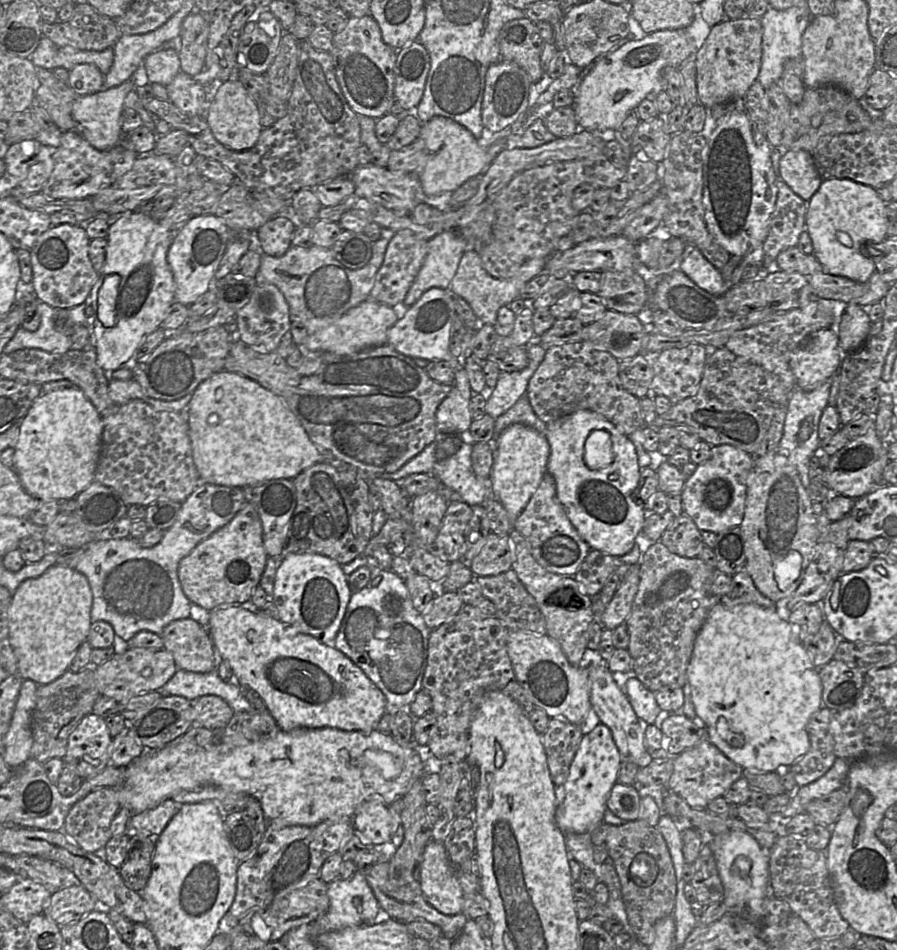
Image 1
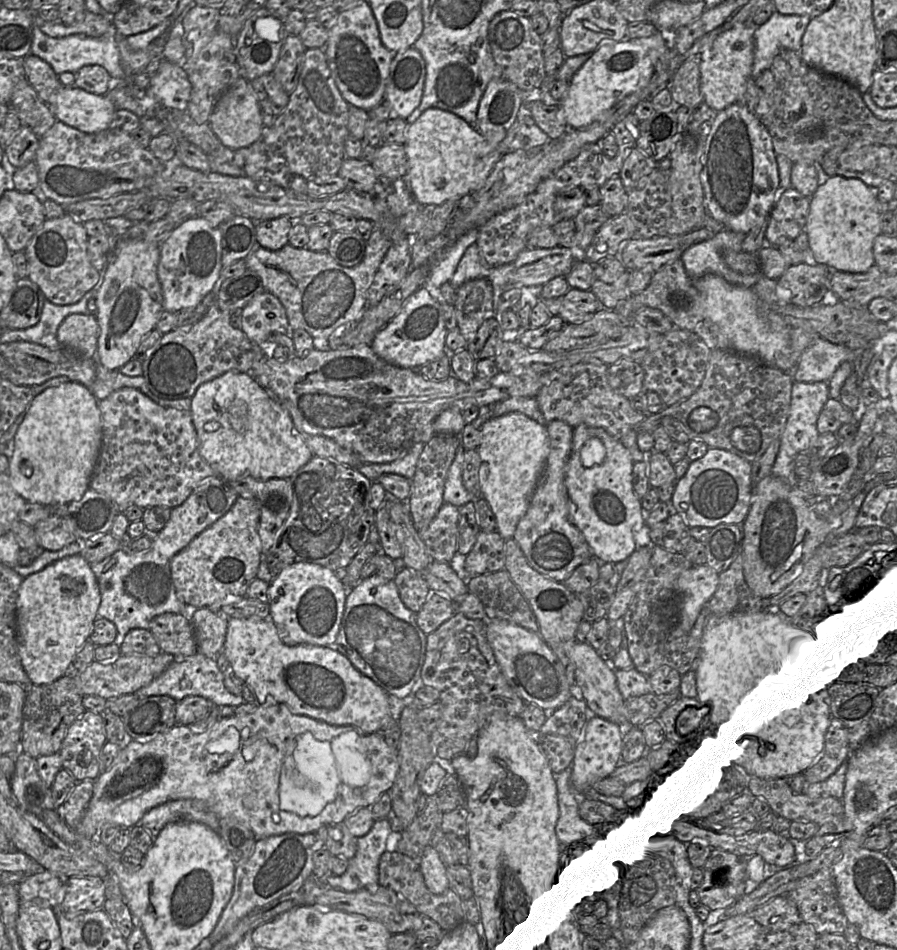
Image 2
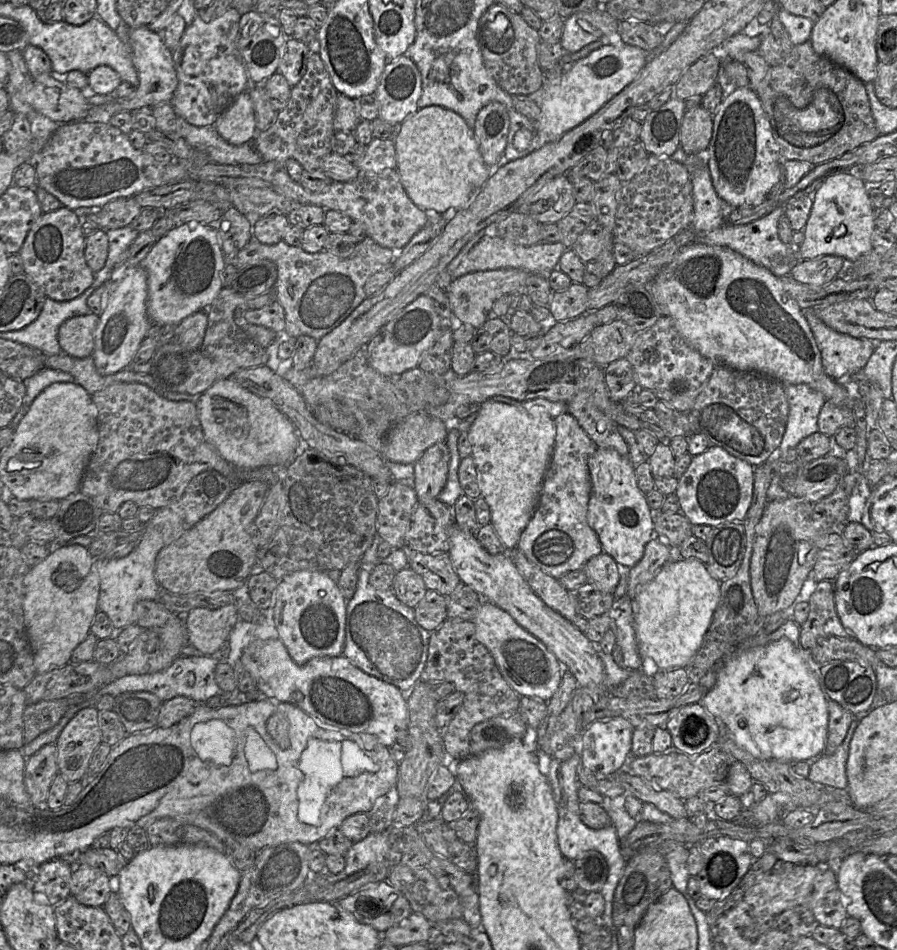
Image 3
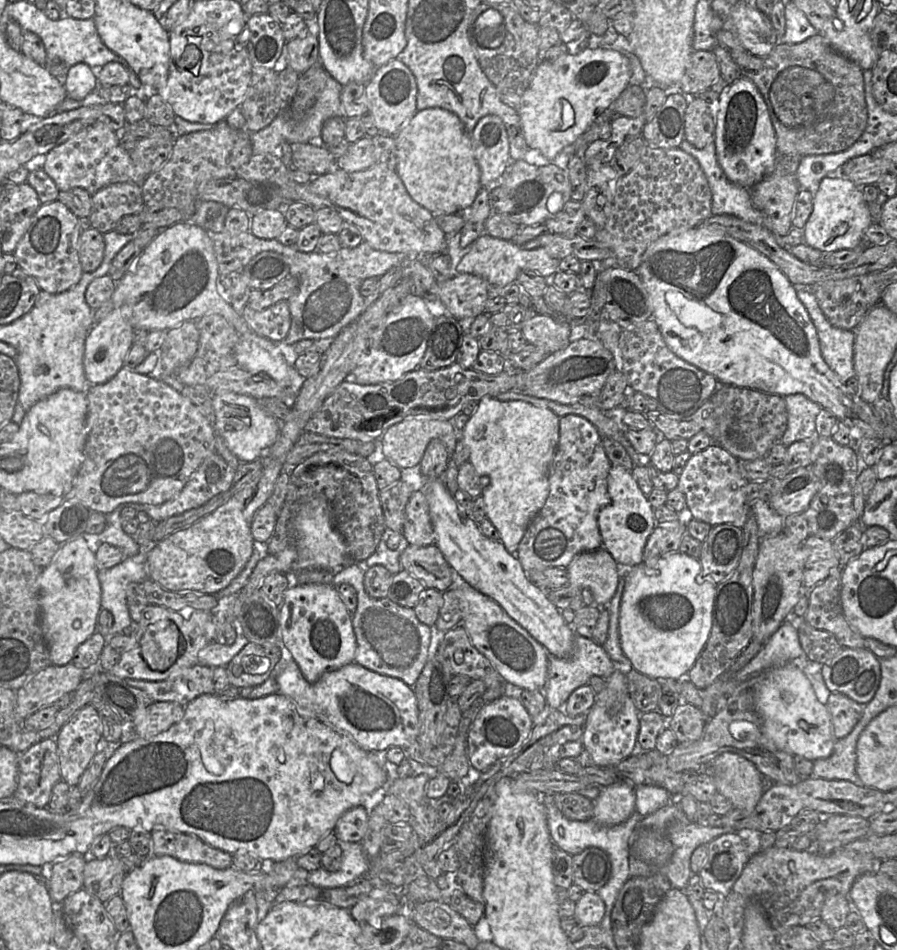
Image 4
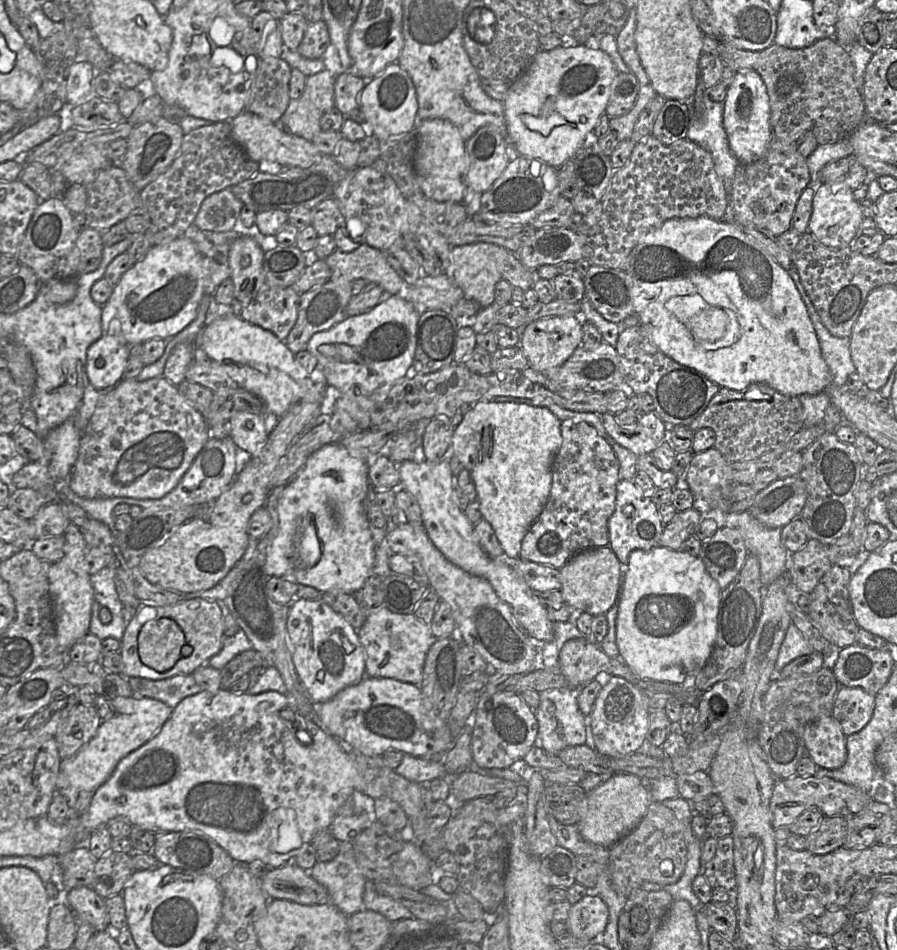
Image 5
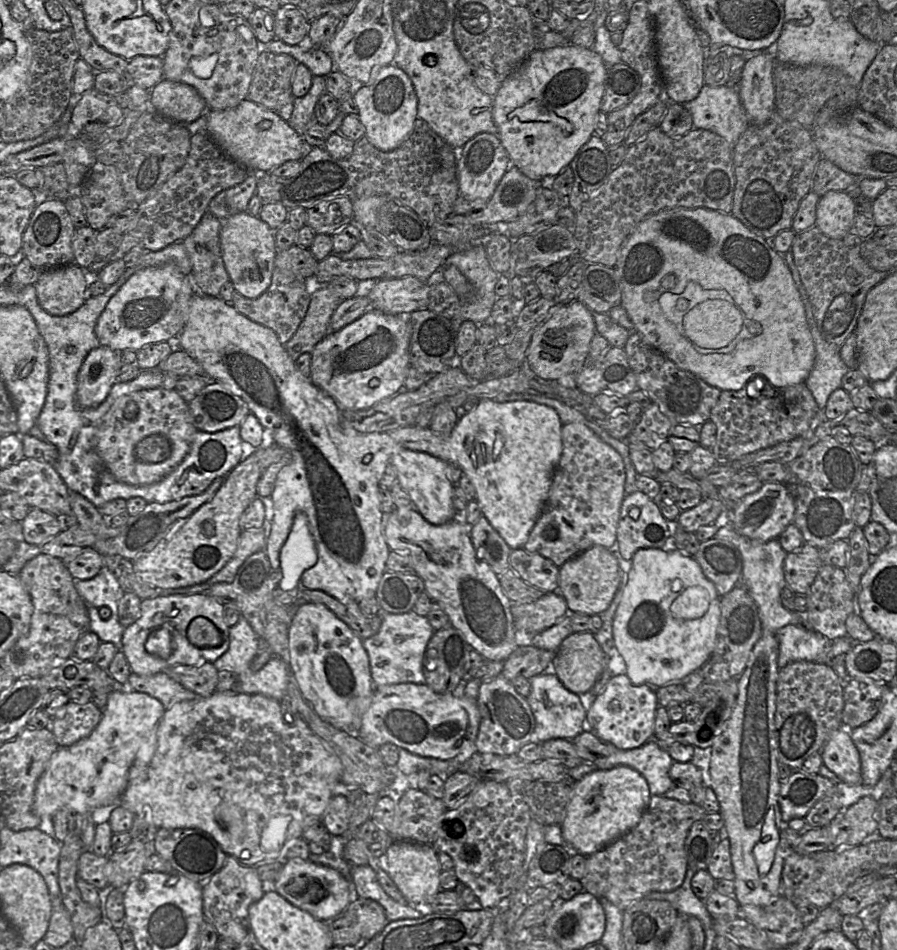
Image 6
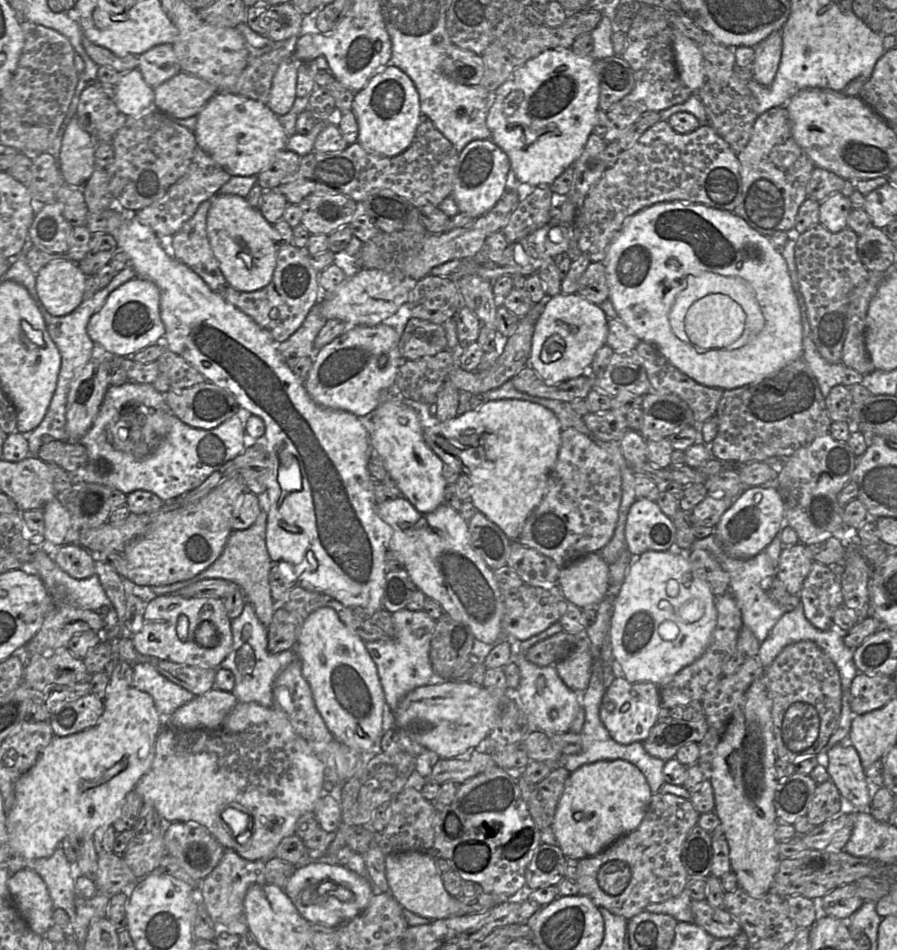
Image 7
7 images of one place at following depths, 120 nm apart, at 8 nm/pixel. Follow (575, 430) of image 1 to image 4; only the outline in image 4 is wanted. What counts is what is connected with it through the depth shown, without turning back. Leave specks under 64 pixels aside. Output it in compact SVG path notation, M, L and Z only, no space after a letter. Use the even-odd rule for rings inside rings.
M621 466L611 467L607 477L607 489L610 503L603 507L598 514L602 548L606 549L617 563L639 565L643 562L646 542L656 527L654 509L634 480L632 471Z

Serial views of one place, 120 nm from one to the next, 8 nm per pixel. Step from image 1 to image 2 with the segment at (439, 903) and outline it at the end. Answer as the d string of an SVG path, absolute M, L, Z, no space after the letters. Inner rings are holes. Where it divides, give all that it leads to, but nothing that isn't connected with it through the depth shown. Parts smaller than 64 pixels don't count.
M428 848L419 860L425 883L431 893L442 895L451 888L451 874L440 859L437 851Z

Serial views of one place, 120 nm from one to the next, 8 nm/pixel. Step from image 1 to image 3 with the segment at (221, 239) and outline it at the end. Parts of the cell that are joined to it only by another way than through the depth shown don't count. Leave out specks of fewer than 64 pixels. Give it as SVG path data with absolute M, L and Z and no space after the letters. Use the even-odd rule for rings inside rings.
M189 222L176 226L157 240L138 265L147 273L147 314L152 322L178 325L192 314L207 309L224 288L222 271L226 257L217 230L210 225Z

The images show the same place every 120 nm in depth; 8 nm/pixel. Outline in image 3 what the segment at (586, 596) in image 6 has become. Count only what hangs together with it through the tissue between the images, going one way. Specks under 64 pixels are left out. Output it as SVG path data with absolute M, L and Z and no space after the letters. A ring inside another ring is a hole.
M605 552L589 559L584 565L583 571L588 578L588 582L608 593L613 593L619 582L617 563Z

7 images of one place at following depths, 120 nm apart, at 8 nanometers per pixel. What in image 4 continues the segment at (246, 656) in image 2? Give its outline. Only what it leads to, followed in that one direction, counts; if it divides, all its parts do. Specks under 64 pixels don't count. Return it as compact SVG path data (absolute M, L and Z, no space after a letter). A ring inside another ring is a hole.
M282 647L282 657L276 664L273 675L277 681L279 692L290 698L298 706L298 710L326 725L332 725L351 736L361 749L368 753L382 755L391 747L409 747L417 739L419 733L419 713L414 688L402 680L370 671L356 662L325 672L315 683L308 682L300 671L289 651Z

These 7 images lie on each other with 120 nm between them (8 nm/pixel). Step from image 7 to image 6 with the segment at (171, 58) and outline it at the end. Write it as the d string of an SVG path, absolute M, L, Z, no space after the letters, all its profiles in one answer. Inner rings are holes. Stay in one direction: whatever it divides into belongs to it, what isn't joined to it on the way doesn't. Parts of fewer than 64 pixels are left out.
M140 55L130 59L124 72L128 87L135 84L151 90L163 79L163 63L162 56Z

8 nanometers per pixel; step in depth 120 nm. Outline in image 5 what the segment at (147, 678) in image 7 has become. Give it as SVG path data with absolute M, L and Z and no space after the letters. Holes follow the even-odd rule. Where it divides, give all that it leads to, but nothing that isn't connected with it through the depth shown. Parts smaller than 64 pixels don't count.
M192 674L175 675L161 680L140 677L129 677L127 679L134 695L160 700L172 709L184 698L204 691L195 682Z

